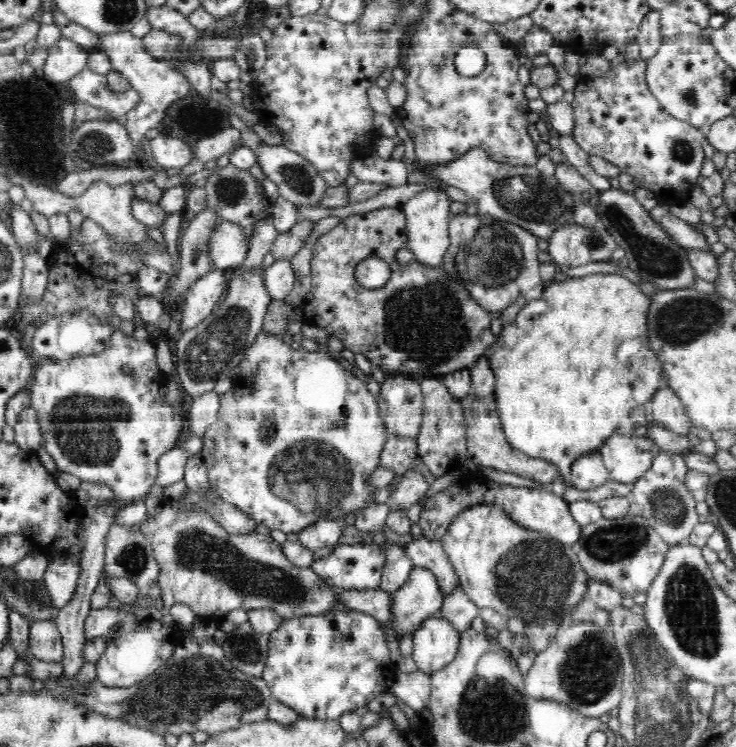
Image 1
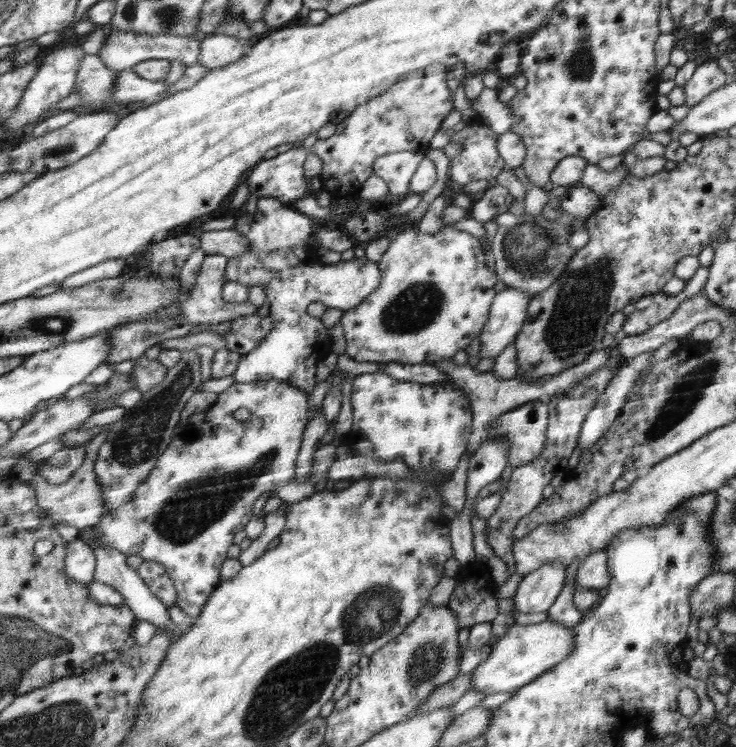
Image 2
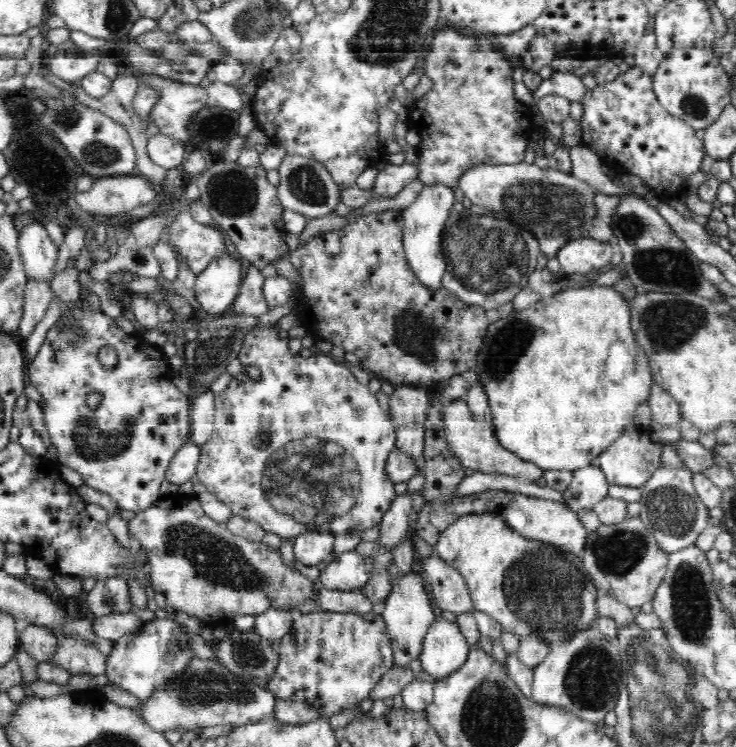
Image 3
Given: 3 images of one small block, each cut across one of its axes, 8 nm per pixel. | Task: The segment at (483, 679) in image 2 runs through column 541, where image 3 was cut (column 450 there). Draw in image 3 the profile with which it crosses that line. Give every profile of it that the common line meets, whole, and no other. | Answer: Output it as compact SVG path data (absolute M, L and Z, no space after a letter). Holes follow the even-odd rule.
M437 618L425 633L420 654L422 670L434 680L450 677L450 674L462 669L469 652L470 645L459 626Z

